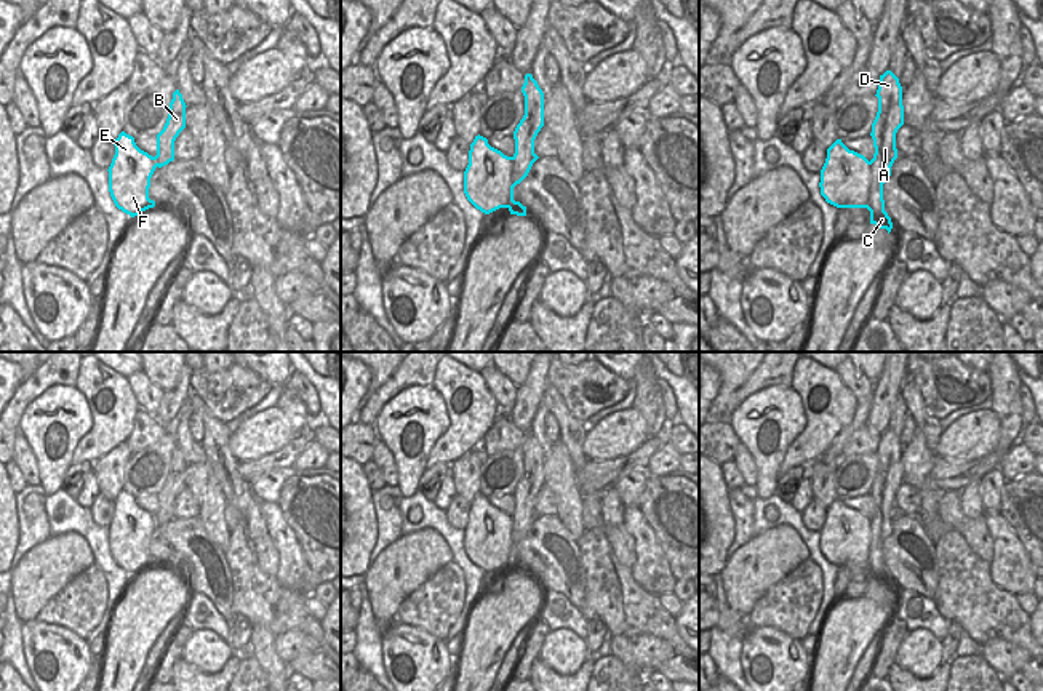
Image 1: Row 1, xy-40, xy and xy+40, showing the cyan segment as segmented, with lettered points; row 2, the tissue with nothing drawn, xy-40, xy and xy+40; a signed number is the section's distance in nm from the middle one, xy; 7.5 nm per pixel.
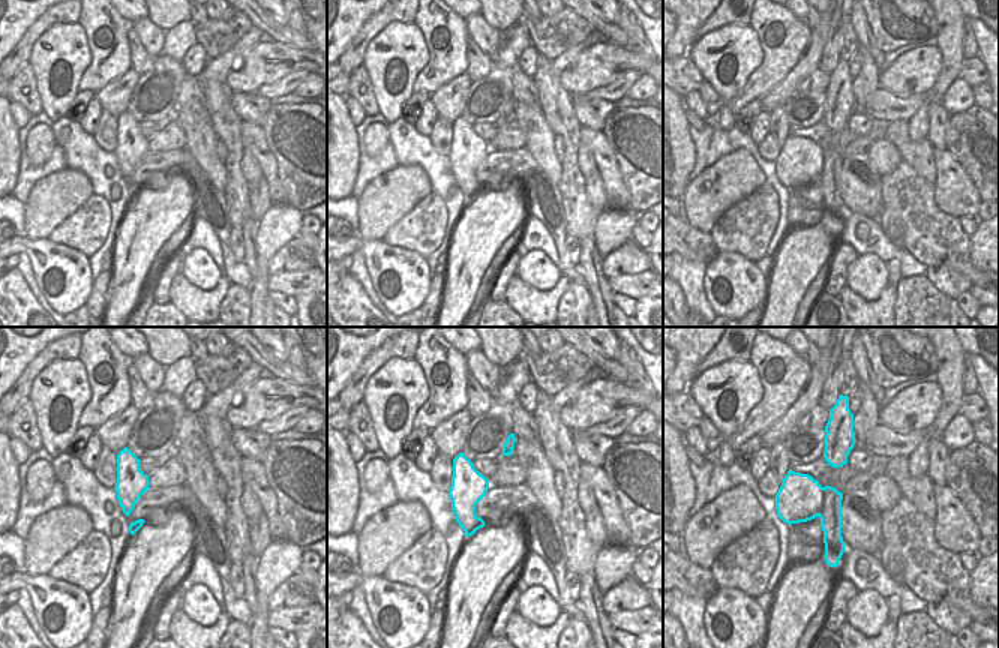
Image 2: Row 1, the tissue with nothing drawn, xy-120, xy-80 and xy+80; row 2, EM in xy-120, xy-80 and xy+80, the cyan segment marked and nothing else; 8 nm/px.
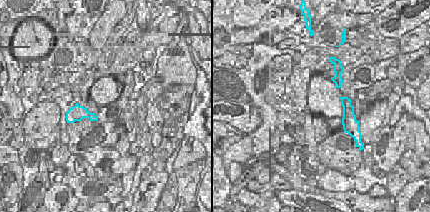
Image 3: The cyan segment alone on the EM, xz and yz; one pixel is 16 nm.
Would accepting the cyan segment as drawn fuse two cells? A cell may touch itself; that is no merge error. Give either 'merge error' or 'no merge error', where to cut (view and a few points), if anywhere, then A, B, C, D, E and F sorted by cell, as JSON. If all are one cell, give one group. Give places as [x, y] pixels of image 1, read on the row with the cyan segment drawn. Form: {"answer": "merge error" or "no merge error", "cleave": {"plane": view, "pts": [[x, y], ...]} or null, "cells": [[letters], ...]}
{"answer": "merge error", "cleave": {"plane": "xy", "pts": [[512, 157], [512, 199], [507, 207]]}, "cells": [["A", "B", "C", "D"], ["E", "F"]]}

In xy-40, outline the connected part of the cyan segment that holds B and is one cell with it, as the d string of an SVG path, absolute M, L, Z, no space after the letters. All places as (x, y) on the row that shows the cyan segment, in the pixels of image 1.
M179 90L173 93L170 112L163 130L157 134L155 165L158 168L174 160L174 141L186 128L186 102Z

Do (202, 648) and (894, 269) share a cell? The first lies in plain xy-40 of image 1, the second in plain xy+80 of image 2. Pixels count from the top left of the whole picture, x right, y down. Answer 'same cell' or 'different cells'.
different cells

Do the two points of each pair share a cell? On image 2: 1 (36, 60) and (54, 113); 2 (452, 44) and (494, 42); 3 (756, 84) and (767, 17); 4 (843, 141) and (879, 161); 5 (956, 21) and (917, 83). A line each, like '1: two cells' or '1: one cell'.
1: one cell
2: two cells
3: one cell
4: two cells
5: two cells

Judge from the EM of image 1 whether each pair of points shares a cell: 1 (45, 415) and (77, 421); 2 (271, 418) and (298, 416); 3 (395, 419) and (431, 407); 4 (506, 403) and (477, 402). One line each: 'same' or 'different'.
1: same
2: different
3: same
4: different

